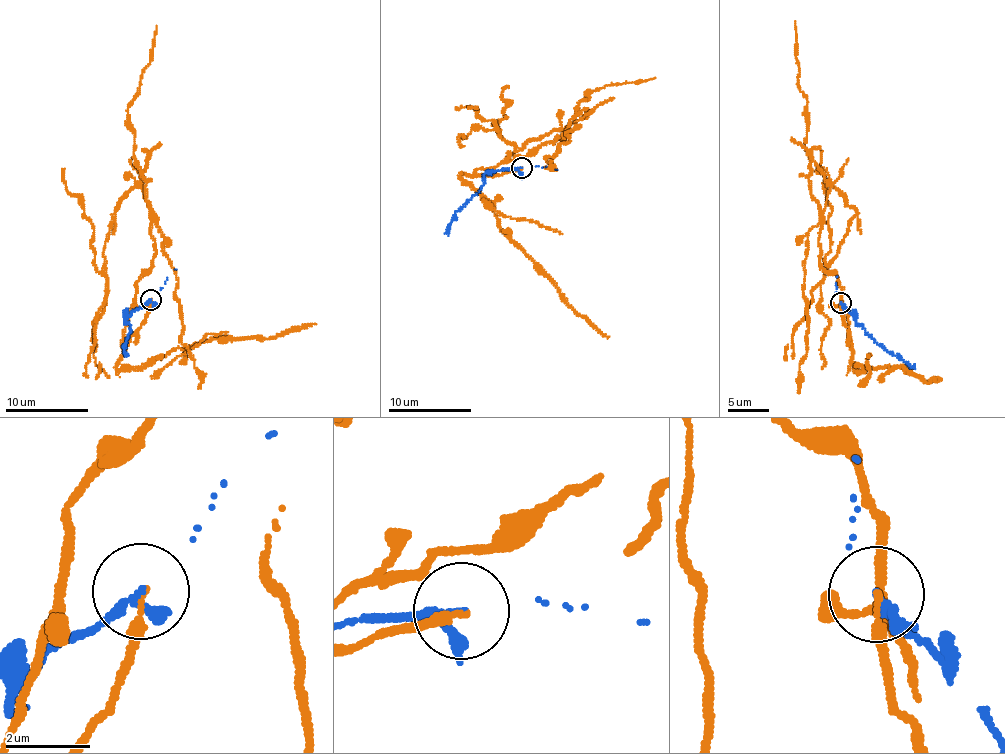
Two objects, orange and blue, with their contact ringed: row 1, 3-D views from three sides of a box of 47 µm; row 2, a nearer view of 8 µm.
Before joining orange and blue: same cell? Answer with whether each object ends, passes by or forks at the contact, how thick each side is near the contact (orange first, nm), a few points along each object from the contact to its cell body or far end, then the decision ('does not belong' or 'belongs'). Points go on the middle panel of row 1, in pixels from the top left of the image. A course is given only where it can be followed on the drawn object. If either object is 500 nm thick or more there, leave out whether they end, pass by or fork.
orange ends there; blue passes by; 180 nm thick on the orange side, 130 nm on the other; orange runs (522, 167), (476, 172), (567, 135), (516, 149), (502, 140), (493, 126), (508, 117), (506, 86); blue runs (522, 167), (503, 168), (486, 173), (480, 190), (455, 213), (448, 235); does not belong

